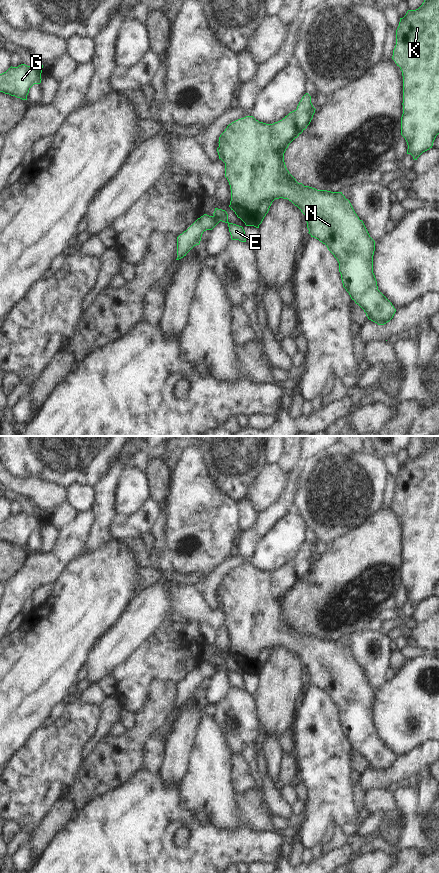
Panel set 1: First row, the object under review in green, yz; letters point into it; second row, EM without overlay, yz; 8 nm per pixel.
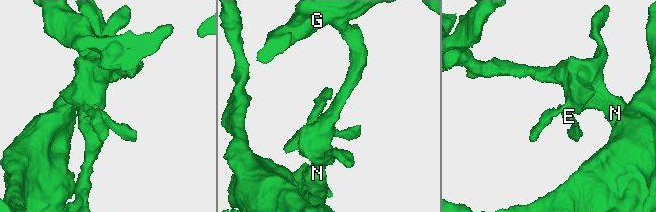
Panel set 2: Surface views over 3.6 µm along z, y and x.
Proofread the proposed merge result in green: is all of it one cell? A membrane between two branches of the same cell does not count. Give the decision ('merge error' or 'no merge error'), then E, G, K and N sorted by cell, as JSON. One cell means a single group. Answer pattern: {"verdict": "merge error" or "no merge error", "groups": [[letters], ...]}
{"verdict": "merge error", "groups": [["E"], ["G", "K", "N"]]}

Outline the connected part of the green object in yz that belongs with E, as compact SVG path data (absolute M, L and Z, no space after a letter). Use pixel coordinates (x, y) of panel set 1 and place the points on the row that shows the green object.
M215 208L213 215L219 217L222 222L225 222L228 224L229 232L232 240L239 240L241 242L246 242L245 231L243 227L233 223L229 223L228 214L225 210Z

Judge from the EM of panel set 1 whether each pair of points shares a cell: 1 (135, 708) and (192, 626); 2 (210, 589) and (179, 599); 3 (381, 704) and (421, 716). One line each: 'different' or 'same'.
1: same
2: different
3: same

